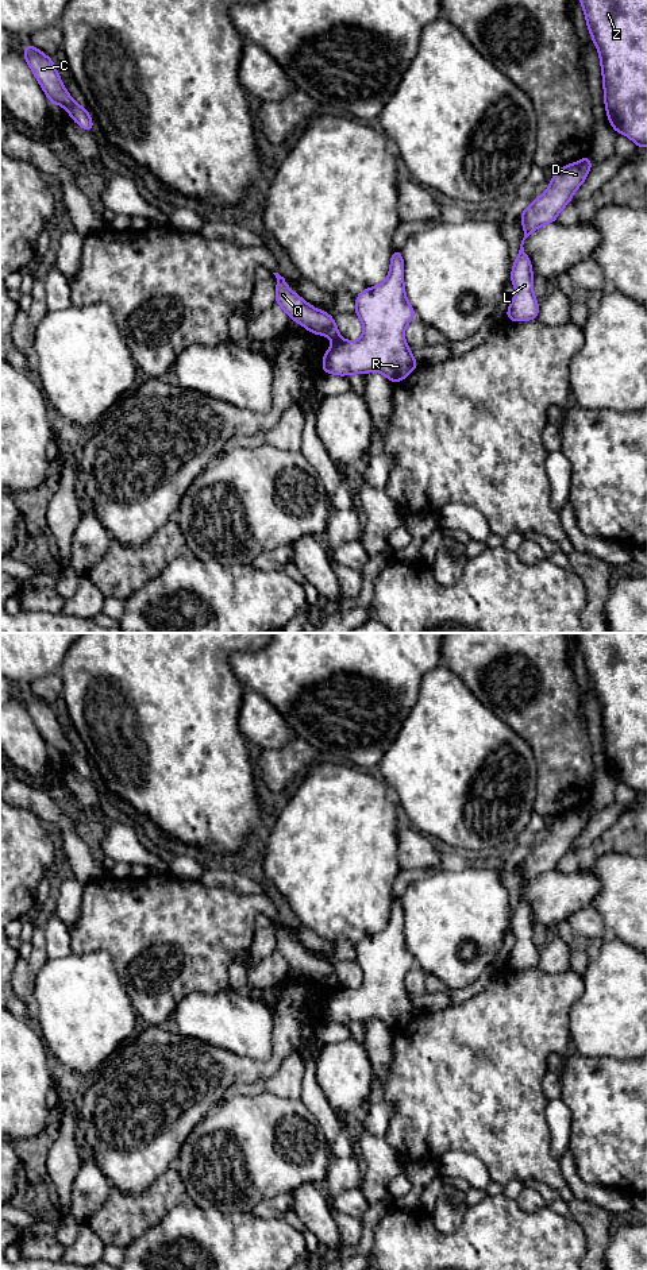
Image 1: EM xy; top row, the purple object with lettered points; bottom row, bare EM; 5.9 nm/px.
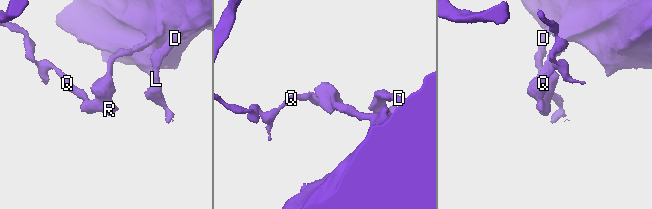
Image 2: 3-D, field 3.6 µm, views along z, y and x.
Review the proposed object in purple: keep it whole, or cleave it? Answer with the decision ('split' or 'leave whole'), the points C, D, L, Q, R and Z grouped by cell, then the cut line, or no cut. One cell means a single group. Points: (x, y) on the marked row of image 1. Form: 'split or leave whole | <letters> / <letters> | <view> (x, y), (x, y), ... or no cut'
split | C Q / D L R Z | xy (341, 338), (338, 340)

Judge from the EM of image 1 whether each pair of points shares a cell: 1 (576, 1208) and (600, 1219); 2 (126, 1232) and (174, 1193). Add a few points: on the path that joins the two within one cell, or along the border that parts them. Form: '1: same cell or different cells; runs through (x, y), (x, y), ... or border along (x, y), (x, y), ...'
1: same cell; runs through (581, 1211), (594, 1219)
2: same cell; runs through (138, 1220), (162, 1197)

